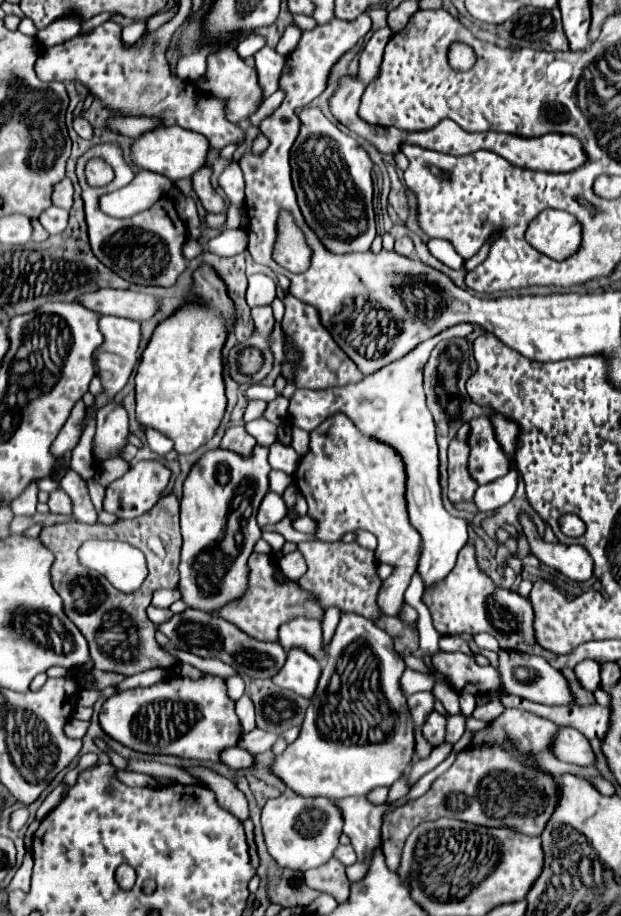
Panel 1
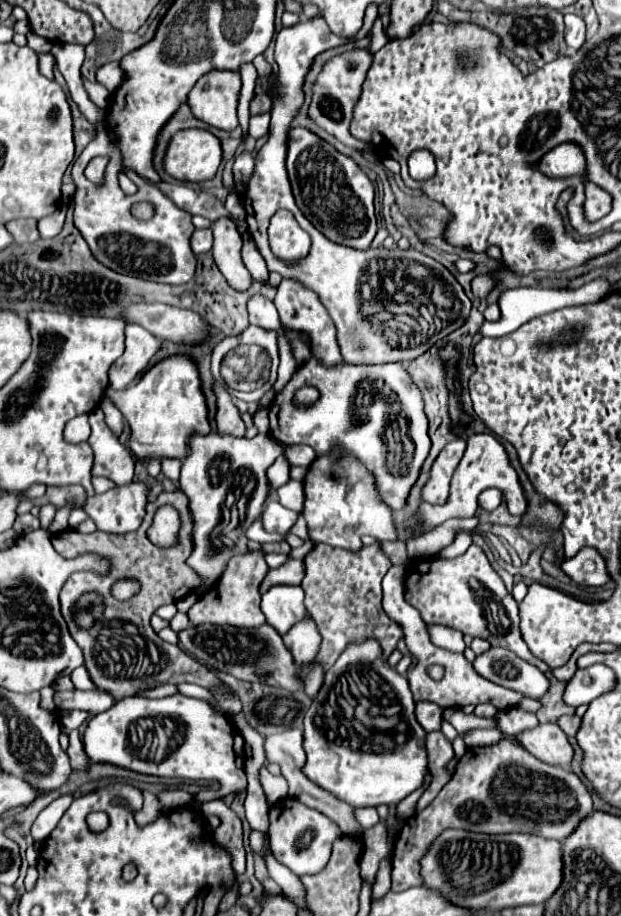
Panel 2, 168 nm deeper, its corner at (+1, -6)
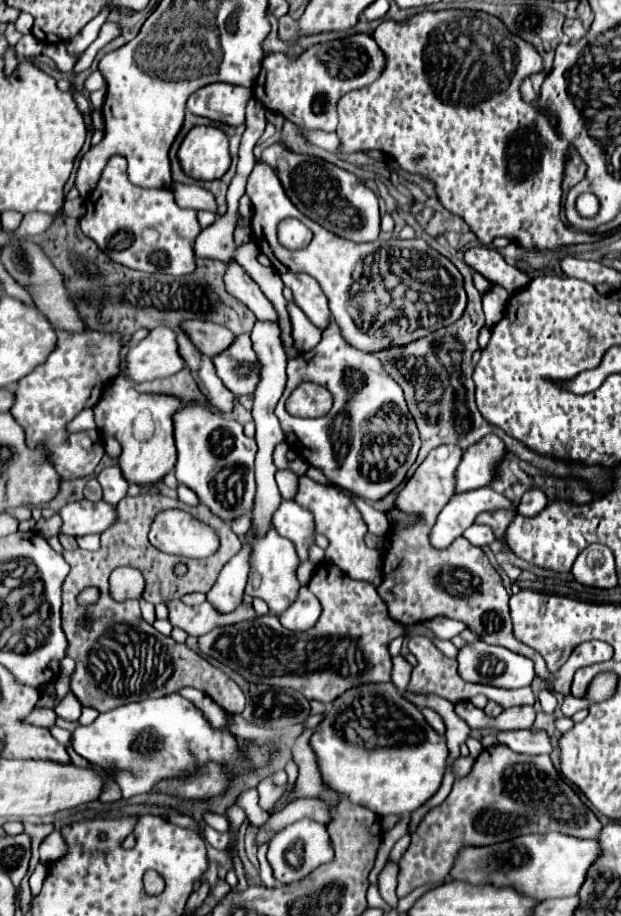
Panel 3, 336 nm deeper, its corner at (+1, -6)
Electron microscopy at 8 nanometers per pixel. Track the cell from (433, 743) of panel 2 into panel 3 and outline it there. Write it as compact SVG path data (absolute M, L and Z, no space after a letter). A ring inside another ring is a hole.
M460 756L456 762L454 762L454 776L456 778L464 778L464 776L468 776L470 774L470 770L472 770L472 764L474 764L474 758L470 758L470 756Z

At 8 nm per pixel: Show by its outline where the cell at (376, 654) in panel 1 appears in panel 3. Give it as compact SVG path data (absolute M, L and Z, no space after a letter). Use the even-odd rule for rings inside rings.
M392 682L358 686L326 706L326 718L310 744L330 788L378 816L404 816L426 804L442 784L448 758L446 736L438 734L414 704L402 700Z

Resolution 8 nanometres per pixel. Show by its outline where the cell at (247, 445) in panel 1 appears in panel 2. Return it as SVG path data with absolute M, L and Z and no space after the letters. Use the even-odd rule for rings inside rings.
M216 390L218 394L218 414L216 414L216 428L220 434L230 434L236 438L244 438L246 428L240 418L238 408L232 404L230 394L224 390Z

